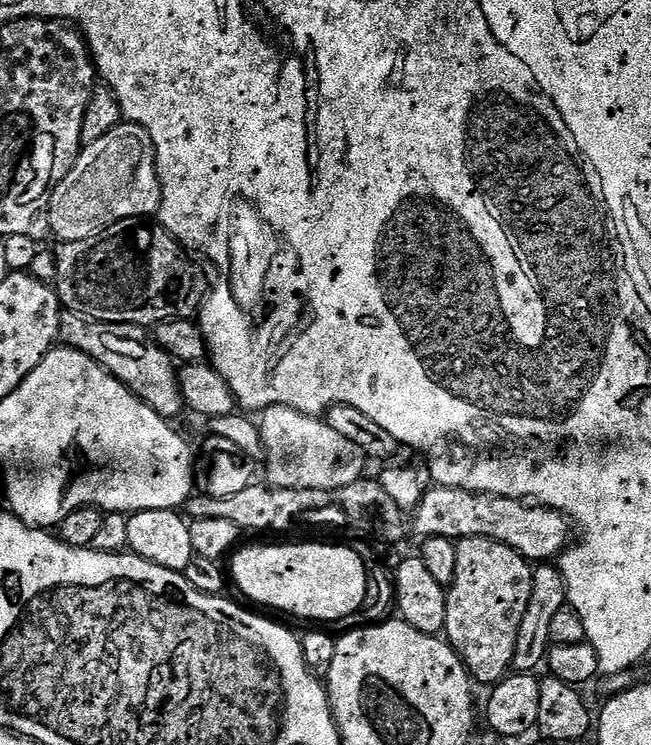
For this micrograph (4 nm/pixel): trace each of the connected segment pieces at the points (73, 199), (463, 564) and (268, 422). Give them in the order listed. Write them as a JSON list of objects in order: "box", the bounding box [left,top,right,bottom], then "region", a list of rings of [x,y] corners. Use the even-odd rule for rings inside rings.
[{"box":[48,122,164,242],"region":[[[122,122],[117,128],[110,130],[106,138],[98,138],[98,142],[93,144],[84,144],[70,174],[66,174],[66,178],[62,178],[62,182],[58,182],[58,186],[52,191],[48,203],[48,227],[51,235],[57,236],[57,241],[60,242],[89,240],[95,236],[103,237],[109,230],[125,222],[155,217],[160,210],[160,199],[164,196],[160,189],[161,183],[160,168],[156,165],[156,144],[152,141],[151,134],[142,126]]]},{"box":[444,538,533,686],"region":[[[466,538],[456,544],[456,581],[448,589],[444,632],[477,685],[495,686],[513,671],[519,630],[531,604],[533,565],[502,542]]]},{"box":[258,403,365,490],"region":[[[283,403],[263,409],[258,423],[264,443],[264,460],[266,465],[268,464],[267,479],[275,487],[342,490],[354,482],[365,479],[364,451],[354,446],[350,438],[338,434],[338,430],[330,430],[327,419],[307,416]]]}]

